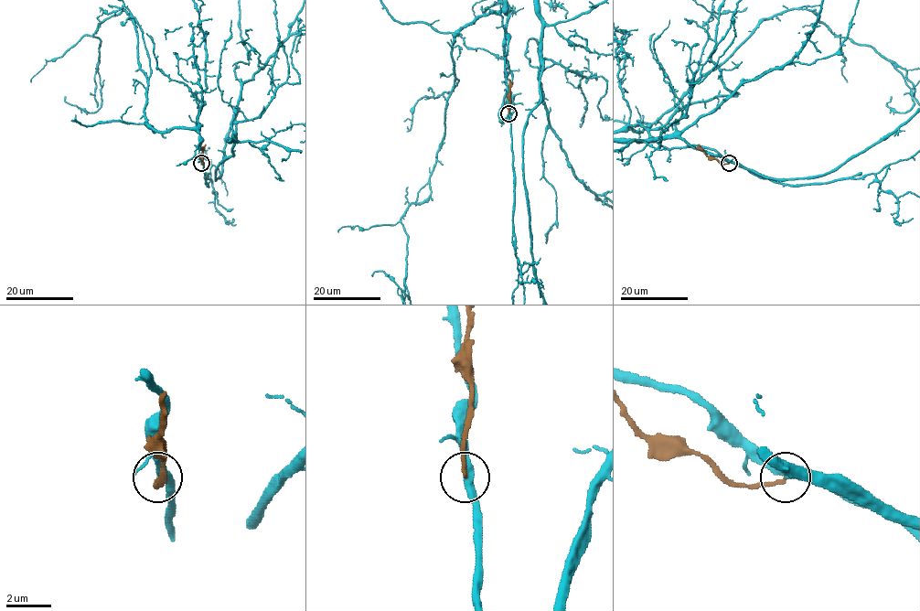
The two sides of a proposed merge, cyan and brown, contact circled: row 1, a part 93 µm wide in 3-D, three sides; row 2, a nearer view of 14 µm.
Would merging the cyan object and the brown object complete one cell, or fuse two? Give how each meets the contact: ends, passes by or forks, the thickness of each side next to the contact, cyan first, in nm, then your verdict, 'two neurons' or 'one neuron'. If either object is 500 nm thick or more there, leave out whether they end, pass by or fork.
cyan passes by | brown ends | 440/150 nm | two neurons

